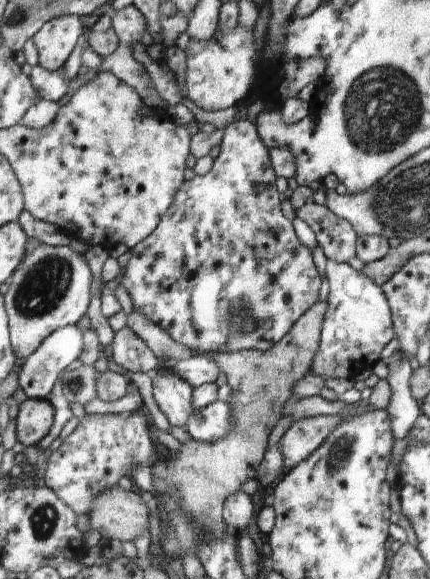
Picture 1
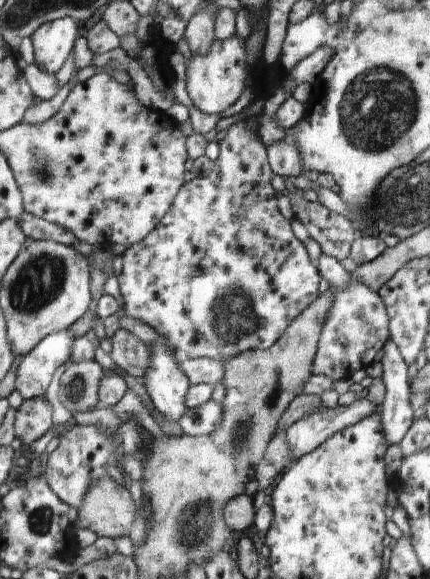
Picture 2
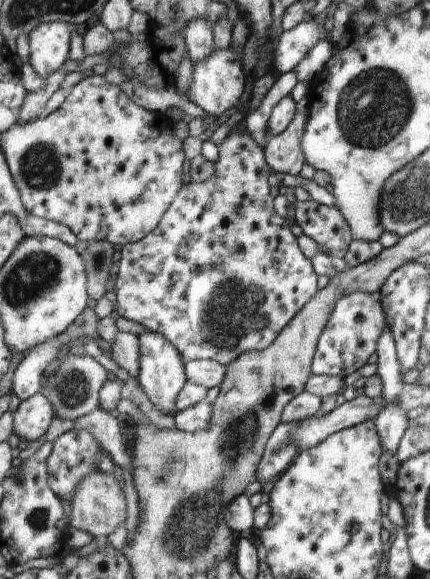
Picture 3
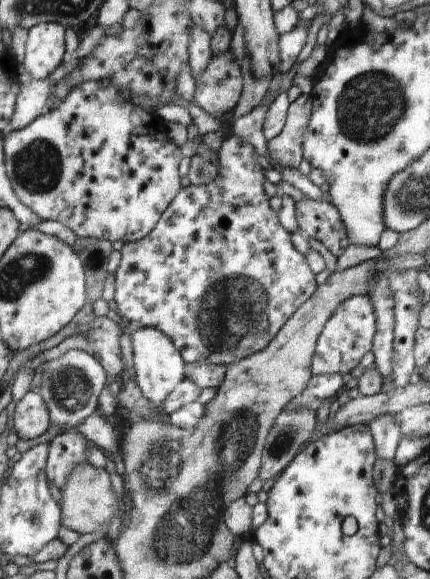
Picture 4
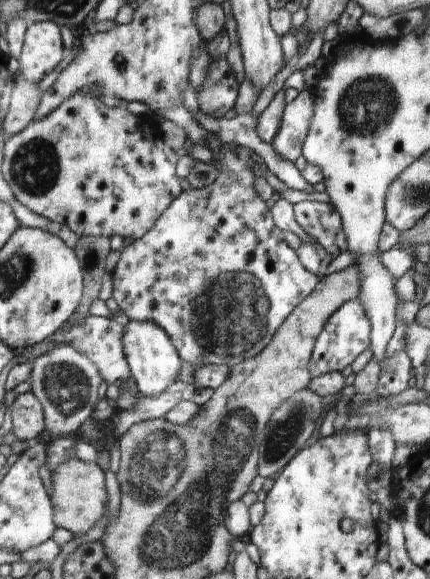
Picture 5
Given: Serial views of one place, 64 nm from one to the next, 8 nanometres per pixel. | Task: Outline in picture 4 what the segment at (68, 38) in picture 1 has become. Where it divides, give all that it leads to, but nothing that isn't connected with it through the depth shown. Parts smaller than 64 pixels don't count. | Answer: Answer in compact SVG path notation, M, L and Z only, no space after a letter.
M40 23L31 28L24 66L34 80L48 79L70 56L67 30L62 23Z

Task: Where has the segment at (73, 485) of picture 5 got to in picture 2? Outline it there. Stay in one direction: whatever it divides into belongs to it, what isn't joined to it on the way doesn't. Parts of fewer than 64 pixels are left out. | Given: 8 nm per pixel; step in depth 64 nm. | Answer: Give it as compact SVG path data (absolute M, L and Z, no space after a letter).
M112 476L102 477L101 480L94 481L85 504L78 510L77 526L91 529L98 537L107 536L114 539L124 534L131 536L133 526L137 522L138 508L136 508L134 496L126 487L123 484L118 484Z

